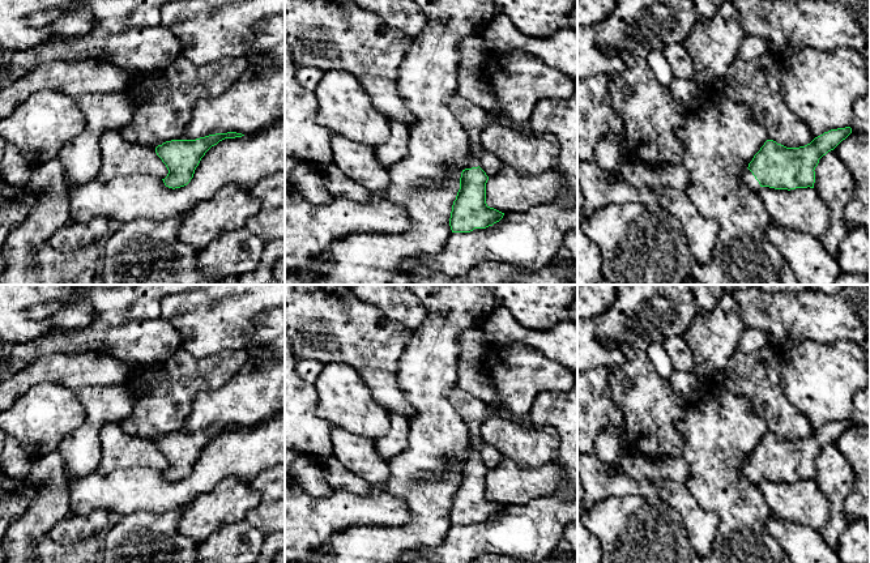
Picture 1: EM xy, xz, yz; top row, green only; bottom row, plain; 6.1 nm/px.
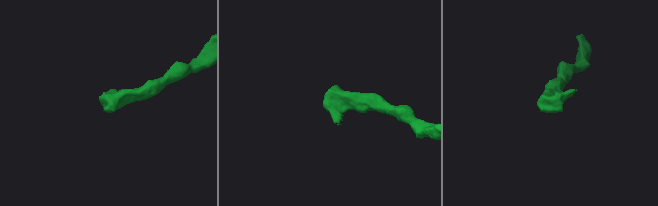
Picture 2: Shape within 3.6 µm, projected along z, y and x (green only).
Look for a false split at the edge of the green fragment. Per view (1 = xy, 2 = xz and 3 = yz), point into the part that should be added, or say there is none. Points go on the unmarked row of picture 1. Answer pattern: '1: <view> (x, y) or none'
1: none
2: xz (470, 455)
3: yz (747, 470)

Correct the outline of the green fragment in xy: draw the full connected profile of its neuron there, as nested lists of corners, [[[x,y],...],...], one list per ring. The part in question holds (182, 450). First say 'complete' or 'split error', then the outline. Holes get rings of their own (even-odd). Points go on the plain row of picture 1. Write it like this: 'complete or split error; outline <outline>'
complete; outline [[[236,425],[216,426],[196,432],[171,432],[155,440],[157,448],[166,457],[169,466],[163,473],[169,481],[180,481],[187,478],[193,470],[205,445],[225,431],[242,430]]]

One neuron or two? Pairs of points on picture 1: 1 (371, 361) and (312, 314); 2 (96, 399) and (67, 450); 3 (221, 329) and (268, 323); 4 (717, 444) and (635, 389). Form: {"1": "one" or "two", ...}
{"1": "one", "2": "one", "3": "two", "4": "two"}

